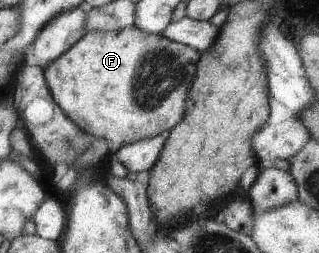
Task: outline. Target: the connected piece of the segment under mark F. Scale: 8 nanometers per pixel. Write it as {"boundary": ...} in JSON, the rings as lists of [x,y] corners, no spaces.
{"boundary":[[[130,27],[114,30],[111,32],[87,32],[65,53],[57,57],[44,71],[46,85],[52,96],[52,101],[57,105],[62,113],[77,125],[91,139],[103,139],[113,143],[119,143],[120,146],[140,141],[144,138],[151,138],[156,134],[167,131],[169,127],[177,125],[179,119],[183,117],[183,103],[185,103],[185,91],[187,91],[187,83],[191,81],[191,77],[195,76],[196,64],[199,60],[199,53],[191,47],[168,41],[160,34],[149,34],[139,29]]]}

